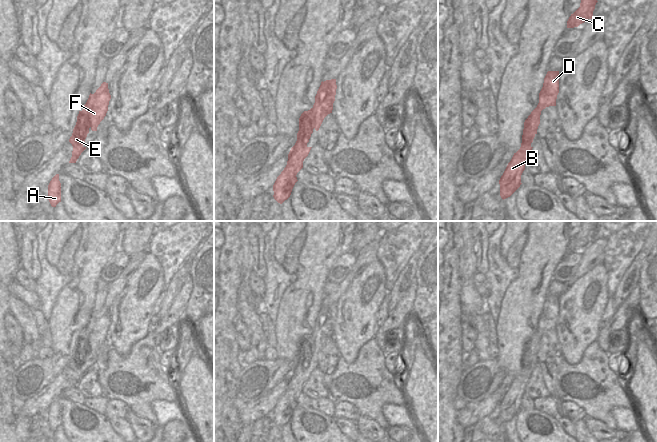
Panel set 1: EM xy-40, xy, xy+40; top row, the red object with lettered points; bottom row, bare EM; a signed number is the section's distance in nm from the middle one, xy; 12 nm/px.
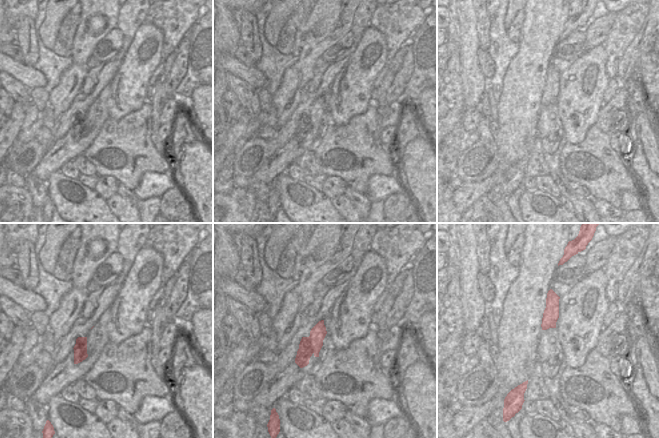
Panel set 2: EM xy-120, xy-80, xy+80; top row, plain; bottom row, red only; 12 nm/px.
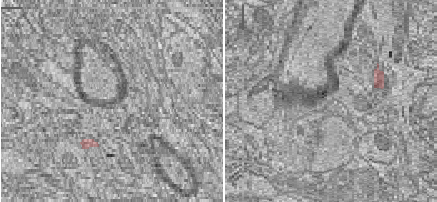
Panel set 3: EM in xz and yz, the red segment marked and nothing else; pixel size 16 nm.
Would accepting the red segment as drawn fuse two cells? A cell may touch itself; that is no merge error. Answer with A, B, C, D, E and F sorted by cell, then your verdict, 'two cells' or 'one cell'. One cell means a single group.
A B C D E F | one cell

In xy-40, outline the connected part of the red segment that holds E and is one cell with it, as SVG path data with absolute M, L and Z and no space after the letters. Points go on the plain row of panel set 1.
M103 306L94 318L89 319L82 335L79 335L77 346L69 366L73 370L72 381L69 387L76 387L81 377L86 373L83 370L89 354L97 355L100 346L106 340L111 319L108 307Z

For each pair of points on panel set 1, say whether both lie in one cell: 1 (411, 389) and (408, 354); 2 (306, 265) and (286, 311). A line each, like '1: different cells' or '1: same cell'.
1: same cell
2: same cell

